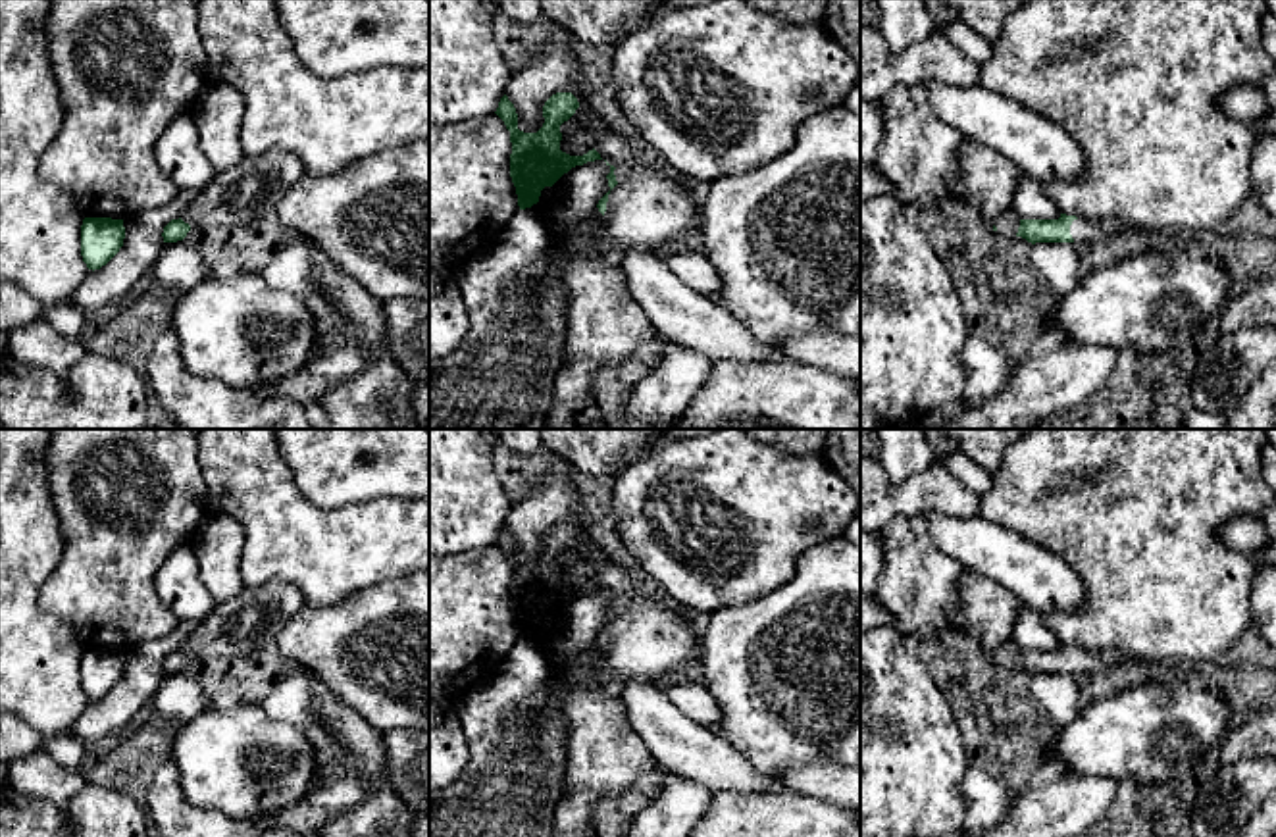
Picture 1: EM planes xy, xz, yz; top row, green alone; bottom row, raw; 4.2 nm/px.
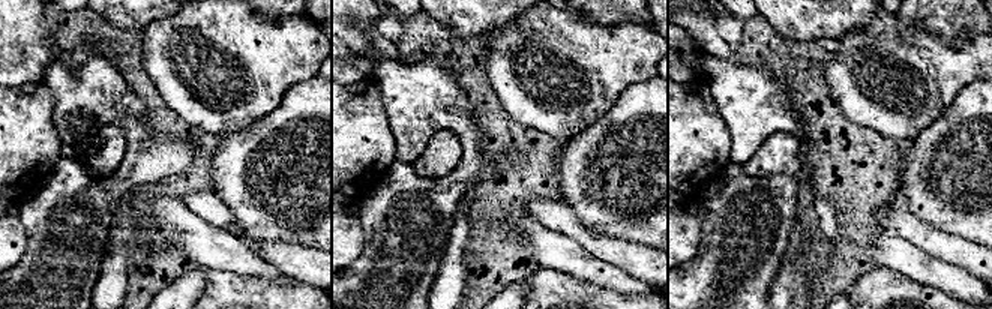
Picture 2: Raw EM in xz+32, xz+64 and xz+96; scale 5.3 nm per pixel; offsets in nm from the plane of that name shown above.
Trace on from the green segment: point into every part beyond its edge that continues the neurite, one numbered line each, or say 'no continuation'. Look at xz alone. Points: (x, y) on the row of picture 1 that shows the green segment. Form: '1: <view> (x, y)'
1: xz (645, 208)

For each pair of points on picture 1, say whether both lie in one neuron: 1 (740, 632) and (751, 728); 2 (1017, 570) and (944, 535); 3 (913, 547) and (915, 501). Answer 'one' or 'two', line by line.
1: one
2: one
3: two

